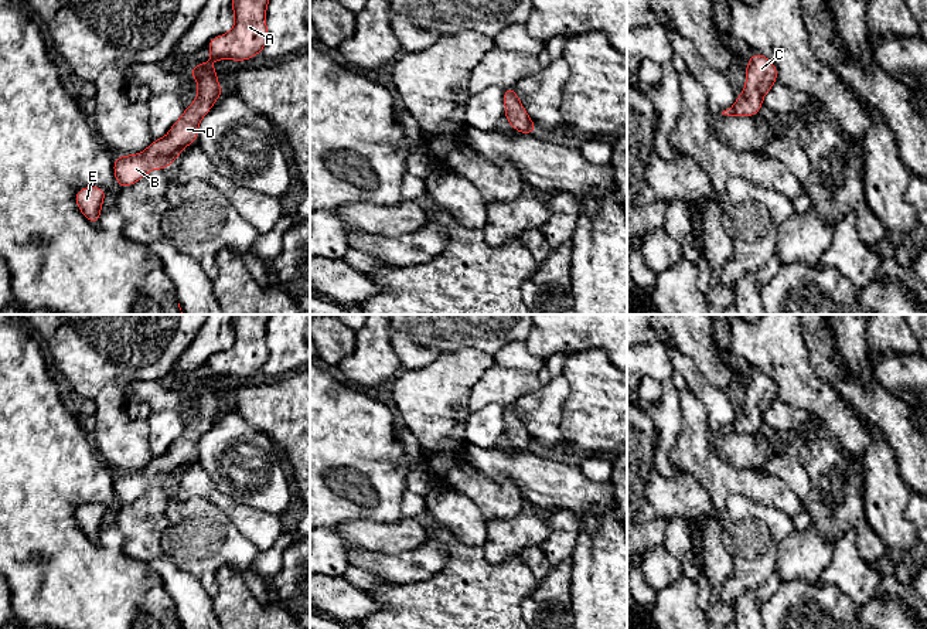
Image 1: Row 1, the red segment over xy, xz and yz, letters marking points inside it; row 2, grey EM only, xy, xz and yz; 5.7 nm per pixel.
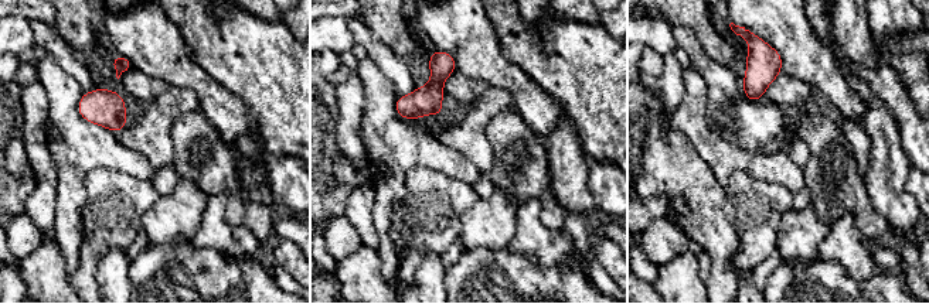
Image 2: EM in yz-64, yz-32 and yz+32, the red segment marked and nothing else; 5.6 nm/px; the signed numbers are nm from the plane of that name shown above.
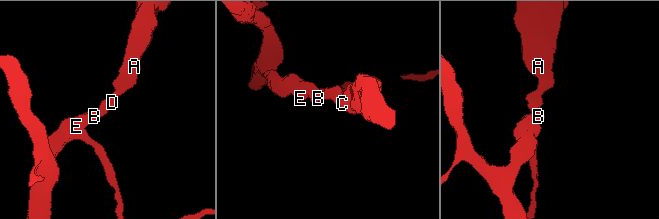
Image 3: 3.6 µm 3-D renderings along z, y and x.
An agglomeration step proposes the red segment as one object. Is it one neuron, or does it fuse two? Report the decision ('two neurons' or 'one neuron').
one neuron

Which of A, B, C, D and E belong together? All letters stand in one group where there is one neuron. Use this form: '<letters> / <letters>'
A B C D E

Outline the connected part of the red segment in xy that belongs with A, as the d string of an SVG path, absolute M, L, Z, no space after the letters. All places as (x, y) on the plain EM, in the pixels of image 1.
M232 314L235 343L229 350L208 358L211 374L190 387L198 401L197 416L185 425L181 435L170 445L167 453L153 458L137 472L115 476L113 489L120 506L129 504L154 486L166 487L184 465L197 459L200 438L208 432L215 418L224 411L217 397L212 378L229 375L246 378L258 373L269 358L266 324L270 314Z

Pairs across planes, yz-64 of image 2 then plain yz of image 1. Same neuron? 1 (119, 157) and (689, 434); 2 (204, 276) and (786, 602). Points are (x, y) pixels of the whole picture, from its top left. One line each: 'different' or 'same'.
1: same
2: same

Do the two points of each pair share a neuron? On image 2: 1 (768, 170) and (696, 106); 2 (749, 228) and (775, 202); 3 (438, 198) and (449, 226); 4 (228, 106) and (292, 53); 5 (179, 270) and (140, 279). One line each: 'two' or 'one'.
1: one
2: one
3: one
4: two
5: one

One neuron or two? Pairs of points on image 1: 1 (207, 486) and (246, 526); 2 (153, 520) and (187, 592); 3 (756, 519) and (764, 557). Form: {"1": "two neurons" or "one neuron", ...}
{"1": "one neuron", "2": "one neuron", "3": "one neuron"}

